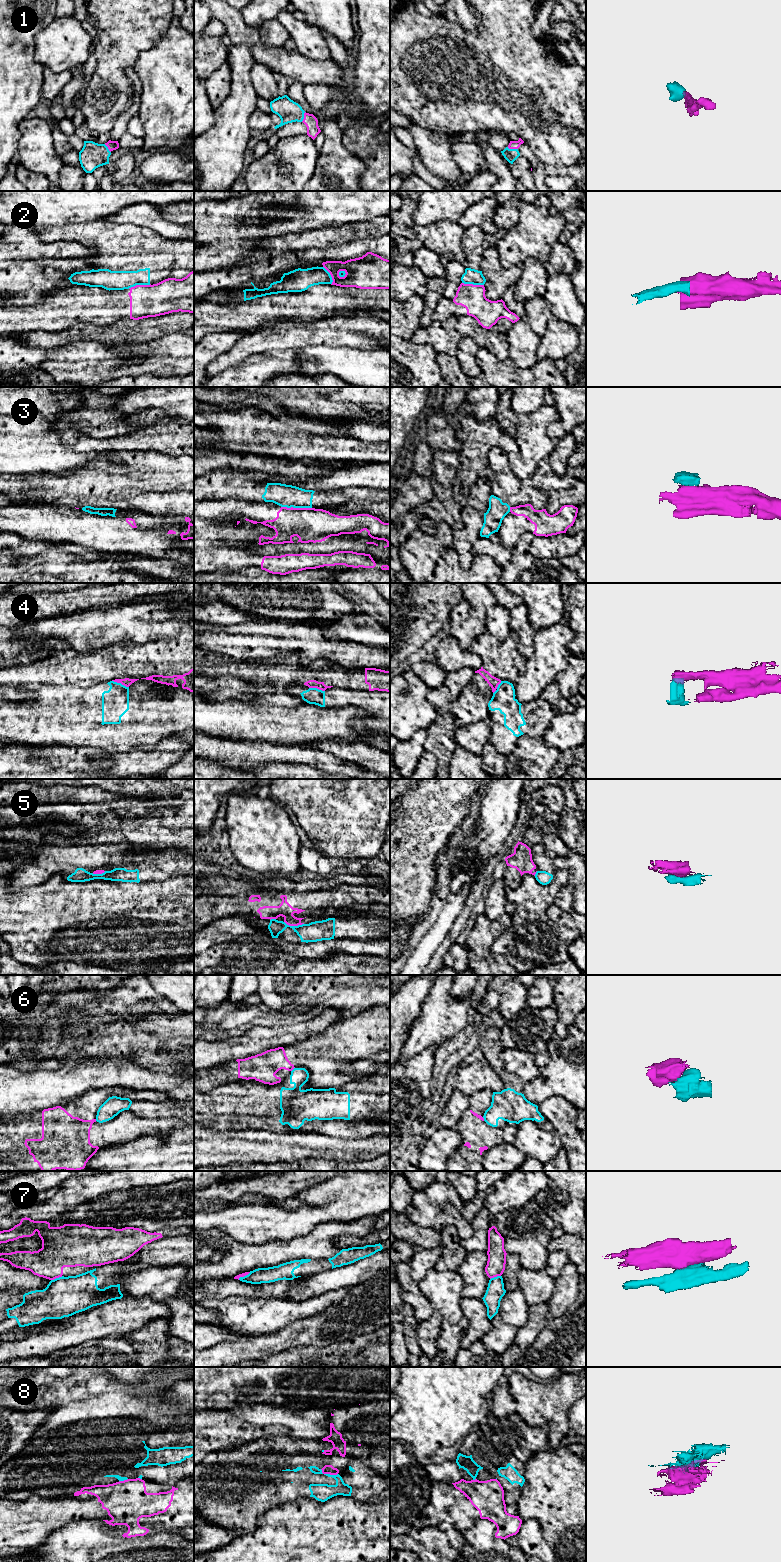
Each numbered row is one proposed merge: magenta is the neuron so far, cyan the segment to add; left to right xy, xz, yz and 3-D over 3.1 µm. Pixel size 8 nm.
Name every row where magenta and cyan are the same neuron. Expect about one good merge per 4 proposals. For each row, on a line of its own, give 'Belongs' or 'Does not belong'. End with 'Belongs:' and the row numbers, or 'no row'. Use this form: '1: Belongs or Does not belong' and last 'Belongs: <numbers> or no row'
1: Belongs
2: Does not belong
3: Does not belong
4: Does not belong
5: Does not belong
6: Does not belong
7: Does not belong
8: Does not belong
Belongs: 1

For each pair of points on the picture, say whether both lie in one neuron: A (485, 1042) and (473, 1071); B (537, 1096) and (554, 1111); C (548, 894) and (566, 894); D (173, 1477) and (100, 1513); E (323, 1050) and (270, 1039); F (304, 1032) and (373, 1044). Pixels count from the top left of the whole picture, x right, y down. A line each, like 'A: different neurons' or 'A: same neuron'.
A: different neurons
B: different neurons
C: different neurons
D: different neurons
E: different neurons
F: different neurons

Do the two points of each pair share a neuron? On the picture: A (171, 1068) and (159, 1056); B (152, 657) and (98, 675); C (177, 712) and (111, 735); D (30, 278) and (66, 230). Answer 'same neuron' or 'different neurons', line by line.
A: same neuron
B: same neuron
C: same neuron
D: different neurons

